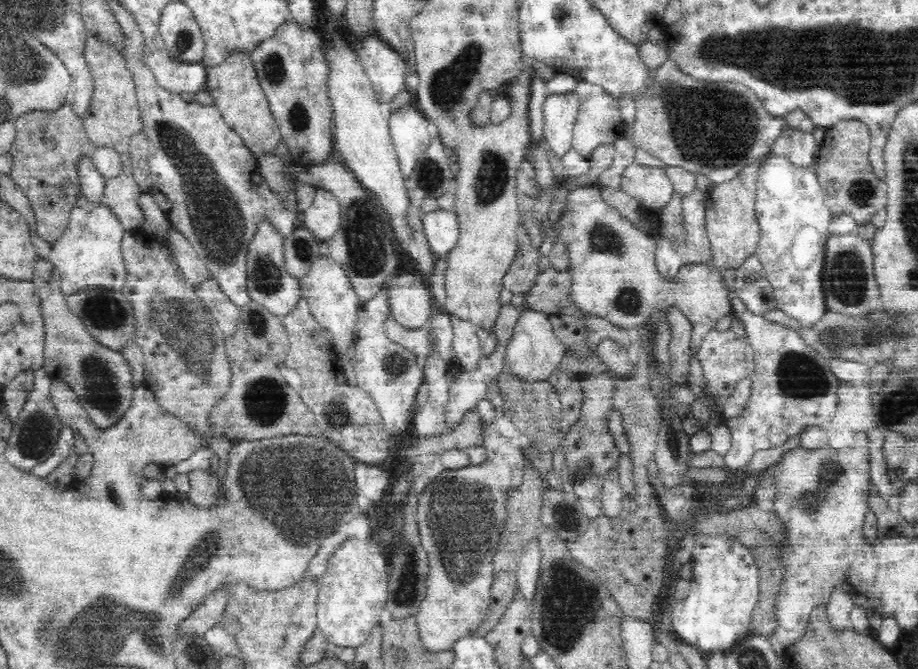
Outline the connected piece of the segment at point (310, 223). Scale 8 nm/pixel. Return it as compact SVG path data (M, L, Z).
M318 187L312 202L303 209L298 225L312 234L320 244L329 244L339 232L340 215L336 197L328 190Z

